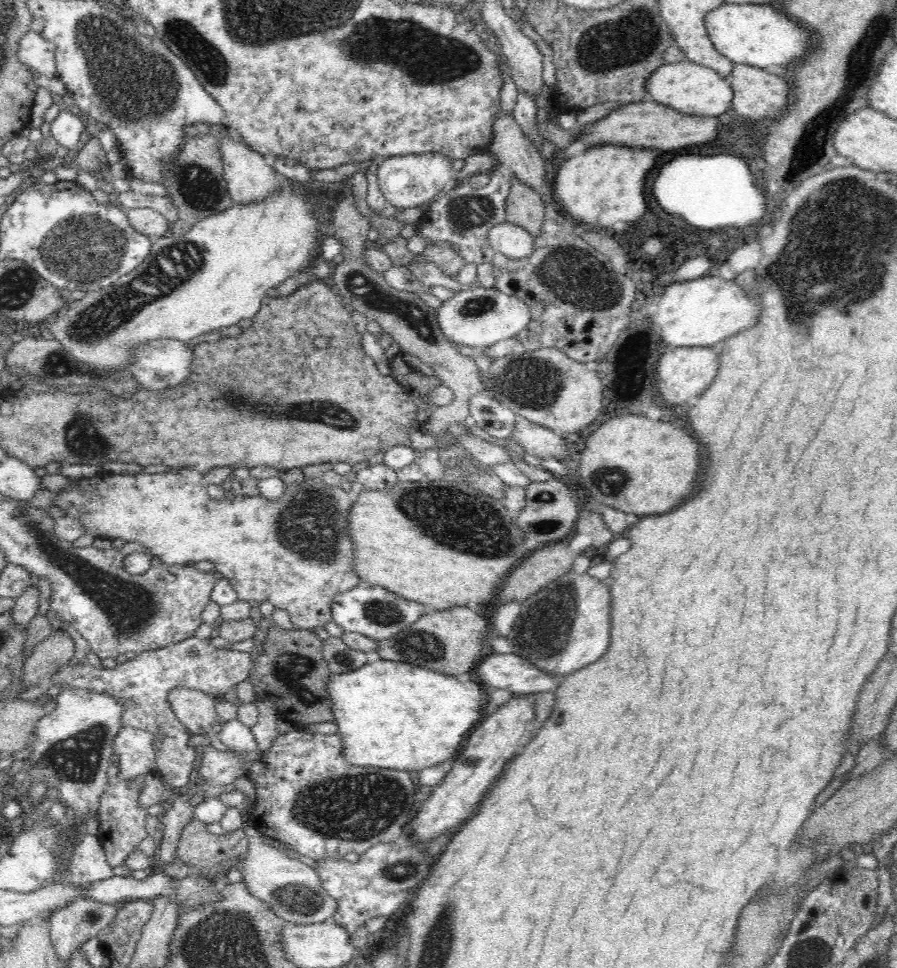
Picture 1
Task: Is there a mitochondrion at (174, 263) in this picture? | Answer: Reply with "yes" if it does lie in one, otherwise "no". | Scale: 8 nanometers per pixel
yes

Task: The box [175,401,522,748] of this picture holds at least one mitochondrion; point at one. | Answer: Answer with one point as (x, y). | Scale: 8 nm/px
(436, 511)

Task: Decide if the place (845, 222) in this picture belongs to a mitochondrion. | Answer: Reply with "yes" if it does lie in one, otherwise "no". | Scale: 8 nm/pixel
yes

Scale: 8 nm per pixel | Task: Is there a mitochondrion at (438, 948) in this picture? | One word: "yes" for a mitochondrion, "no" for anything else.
yes

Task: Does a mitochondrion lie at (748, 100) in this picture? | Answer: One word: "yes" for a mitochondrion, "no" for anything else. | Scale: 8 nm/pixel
no

